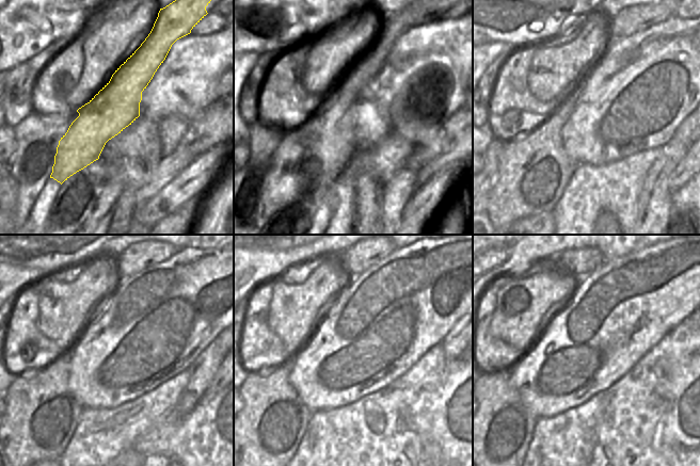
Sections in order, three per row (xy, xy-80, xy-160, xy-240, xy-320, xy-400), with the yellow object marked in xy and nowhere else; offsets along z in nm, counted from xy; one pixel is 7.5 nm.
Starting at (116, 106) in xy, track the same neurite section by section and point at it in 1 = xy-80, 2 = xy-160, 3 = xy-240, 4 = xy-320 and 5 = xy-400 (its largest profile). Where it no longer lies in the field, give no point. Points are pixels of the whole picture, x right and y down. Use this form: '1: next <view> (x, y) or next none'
1: next xy-80 (312, 156)
2: next xy-160 (534, 170)
3: next xy-240 (41, 415)
4: next xy-320 (266, 433)
5: next xy-400 (494, 442)

